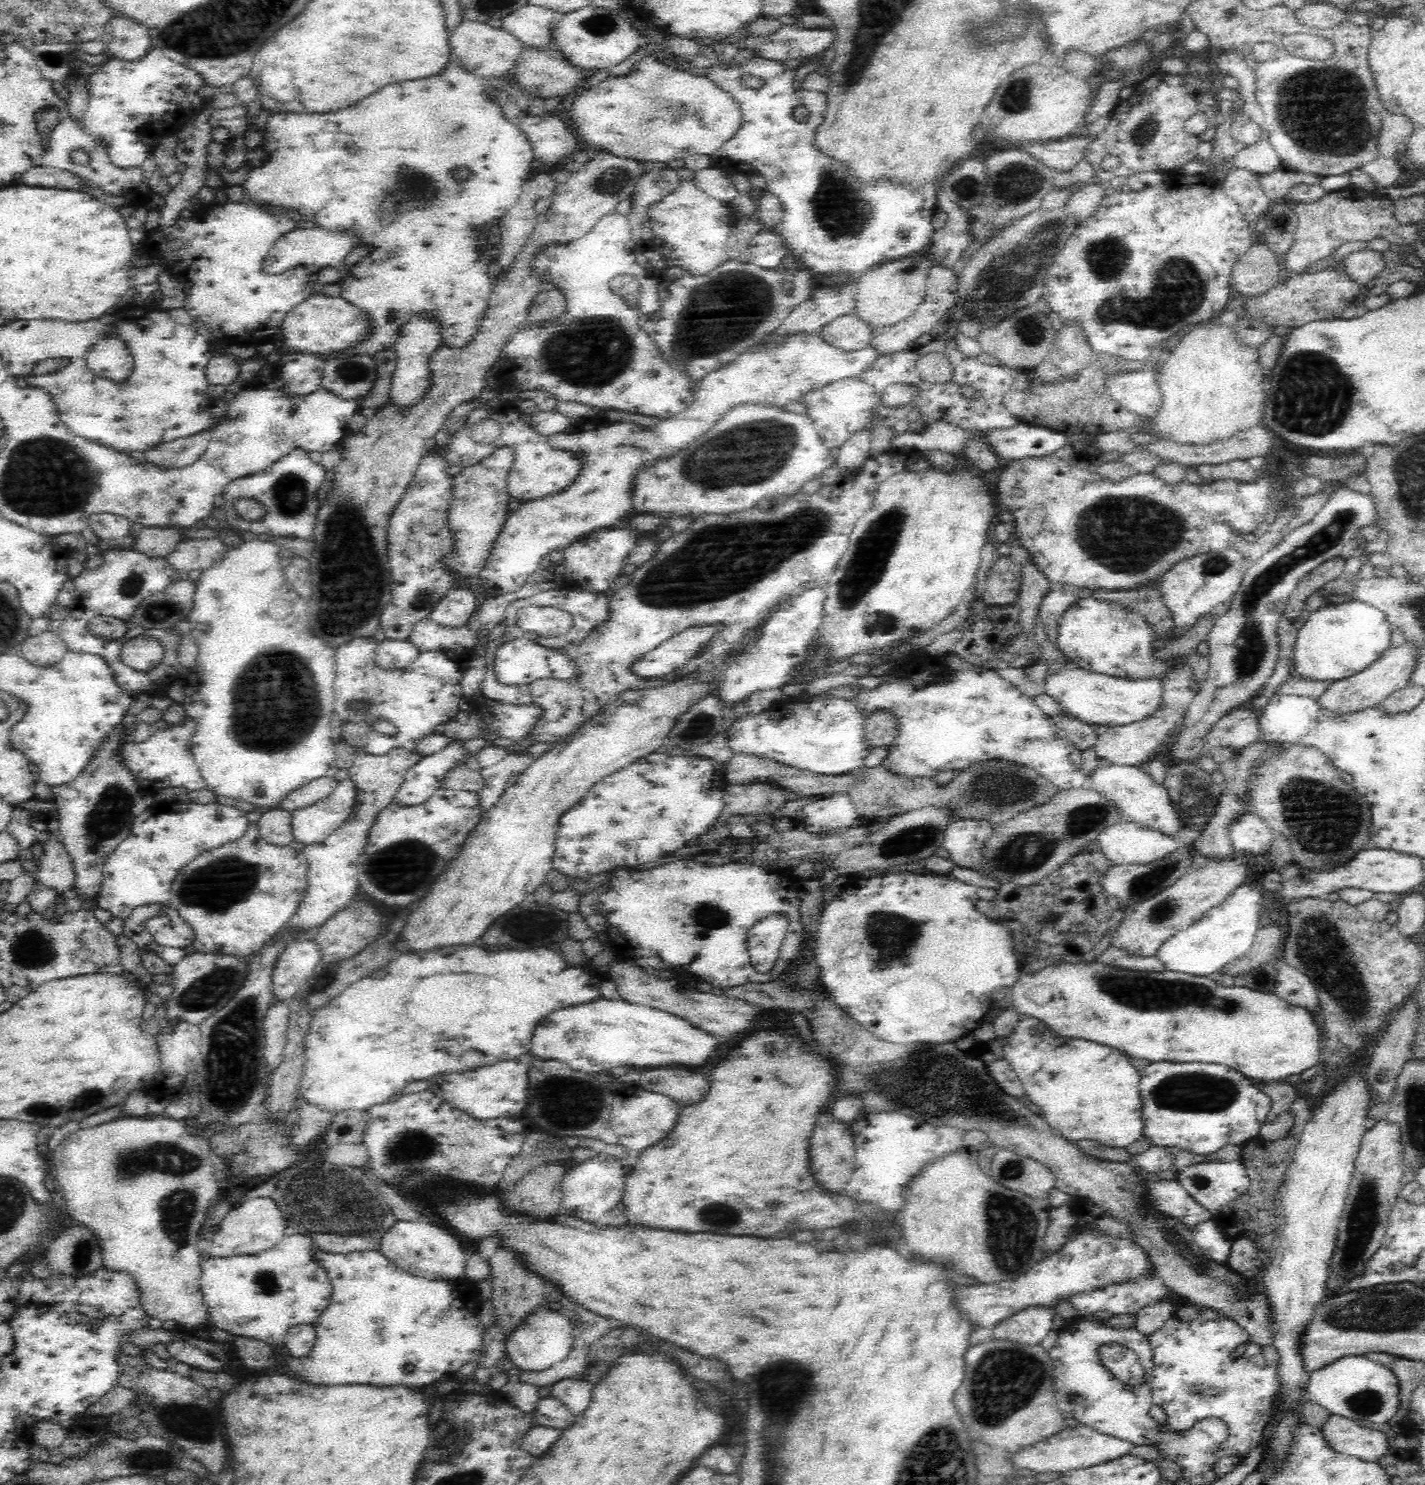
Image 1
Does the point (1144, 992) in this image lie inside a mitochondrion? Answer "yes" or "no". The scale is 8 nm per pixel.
yes

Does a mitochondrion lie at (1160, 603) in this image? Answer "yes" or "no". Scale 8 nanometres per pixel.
no

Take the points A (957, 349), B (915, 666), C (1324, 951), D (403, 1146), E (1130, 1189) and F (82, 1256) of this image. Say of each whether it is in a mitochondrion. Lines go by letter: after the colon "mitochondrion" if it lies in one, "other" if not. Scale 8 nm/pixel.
A: other
B: other
C: mitochondrion
D: mitochondrion
E: mitochondrion
F: mitochondrion

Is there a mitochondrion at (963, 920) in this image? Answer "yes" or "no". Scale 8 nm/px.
no

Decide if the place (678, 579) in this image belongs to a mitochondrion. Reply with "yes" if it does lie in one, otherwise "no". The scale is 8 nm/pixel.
yes

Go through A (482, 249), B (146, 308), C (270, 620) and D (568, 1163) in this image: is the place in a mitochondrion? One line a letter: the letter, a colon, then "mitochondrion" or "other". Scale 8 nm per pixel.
A: other
B: other
C: other
D: other

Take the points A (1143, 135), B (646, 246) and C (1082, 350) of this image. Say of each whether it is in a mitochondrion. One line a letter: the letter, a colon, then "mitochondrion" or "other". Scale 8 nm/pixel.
A: mitochondrion
B: other
C: other

